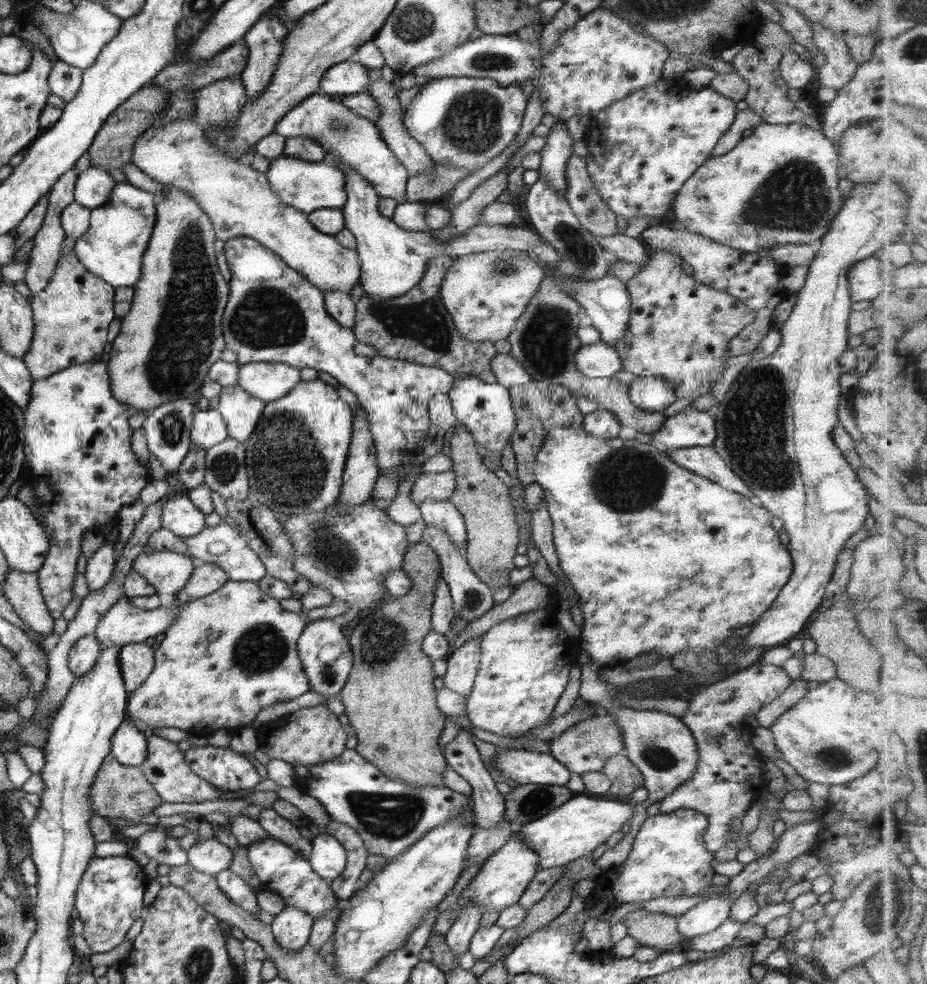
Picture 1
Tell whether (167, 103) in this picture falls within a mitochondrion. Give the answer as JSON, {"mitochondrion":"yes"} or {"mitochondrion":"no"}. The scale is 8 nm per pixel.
{"mitochondrion":"no"}

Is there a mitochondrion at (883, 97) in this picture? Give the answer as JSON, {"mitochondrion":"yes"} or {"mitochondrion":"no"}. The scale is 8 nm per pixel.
{"mitochondrion":"no"}

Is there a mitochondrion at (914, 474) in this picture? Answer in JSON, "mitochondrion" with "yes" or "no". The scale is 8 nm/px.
{"mitochondrion":"no"}

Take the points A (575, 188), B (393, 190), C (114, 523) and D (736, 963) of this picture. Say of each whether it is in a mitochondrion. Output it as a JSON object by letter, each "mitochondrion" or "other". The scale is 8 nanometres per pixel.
{"A":"other","B":"other","C":"other","D":"other"}

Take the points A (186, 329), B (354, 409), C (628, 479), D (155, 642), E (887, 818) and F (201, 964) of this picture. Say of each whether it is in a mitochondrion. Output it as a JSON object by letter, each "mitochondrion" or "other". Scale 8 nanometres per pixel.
{"A":"mitochondrion","B":"other","C":"mitochondrion","D":"other","E":"other","F":"mitochondrion"}

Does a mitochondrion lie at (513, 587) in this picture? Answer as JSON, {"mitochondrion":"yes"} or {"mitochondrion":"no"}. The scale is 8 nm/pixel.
{"mitochondrion":"no"}

